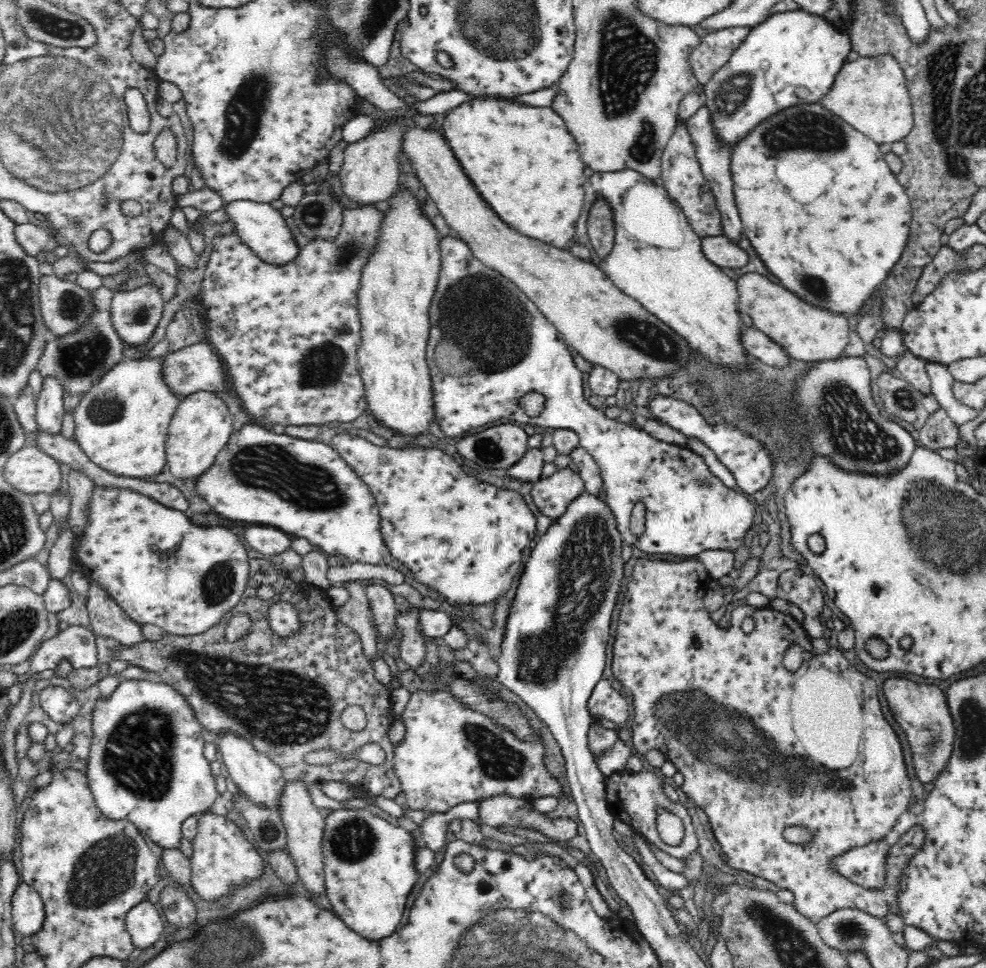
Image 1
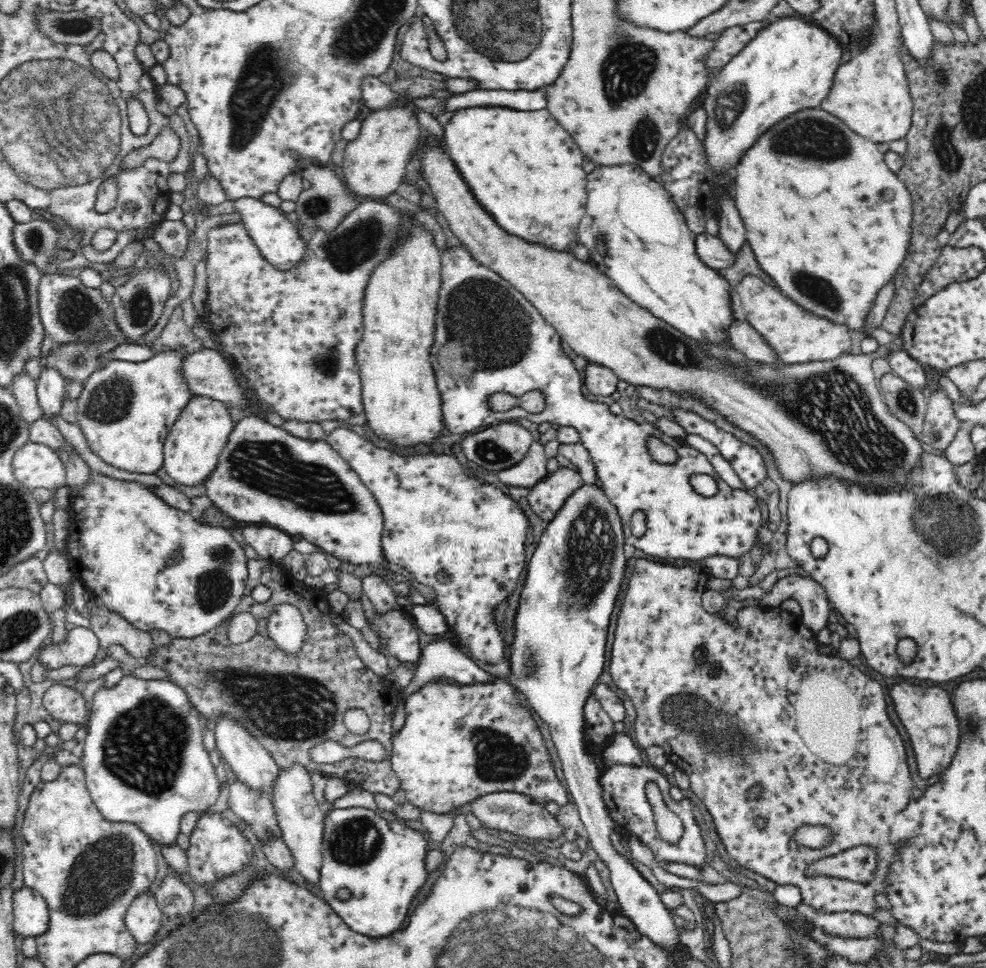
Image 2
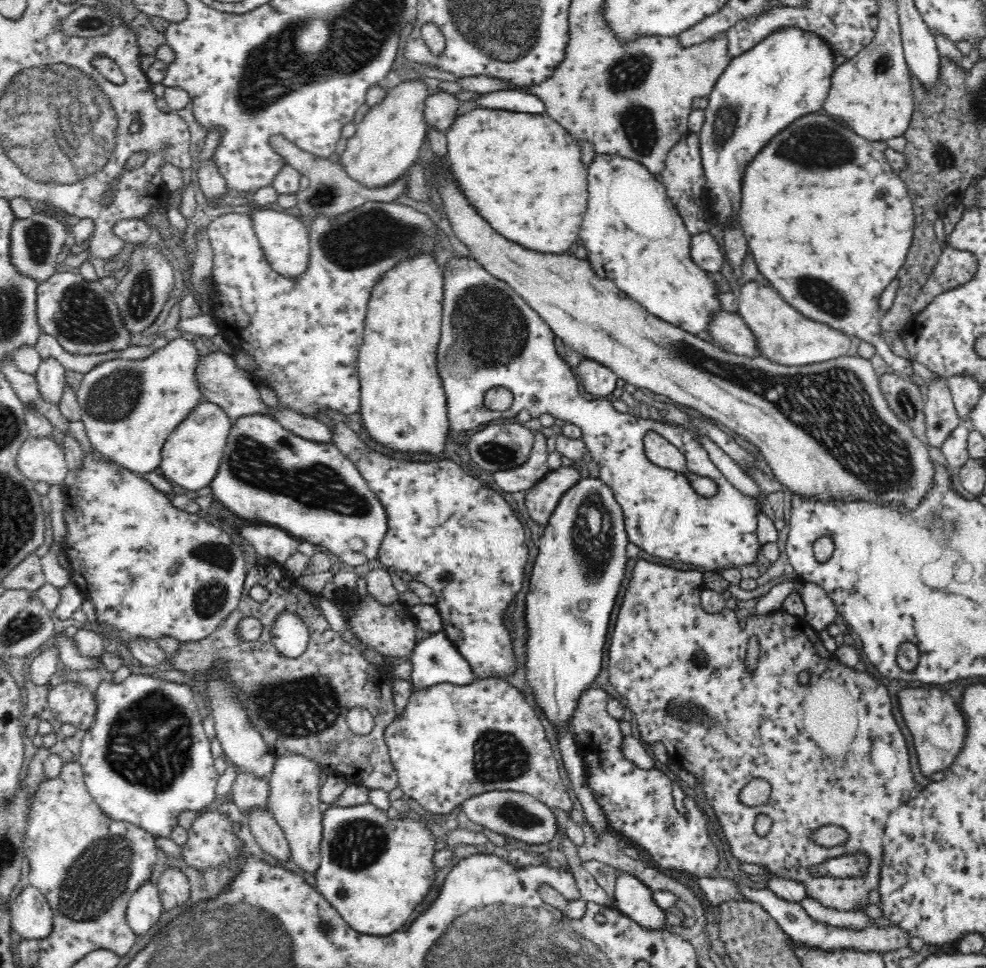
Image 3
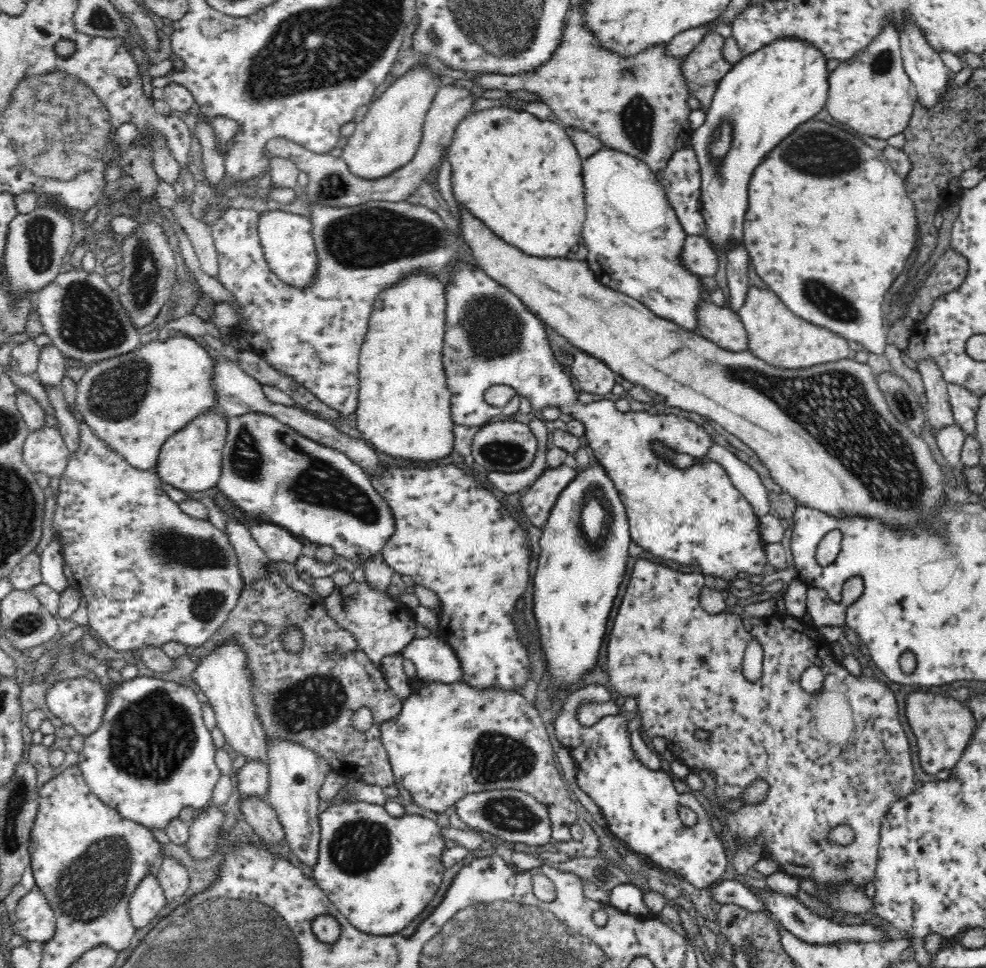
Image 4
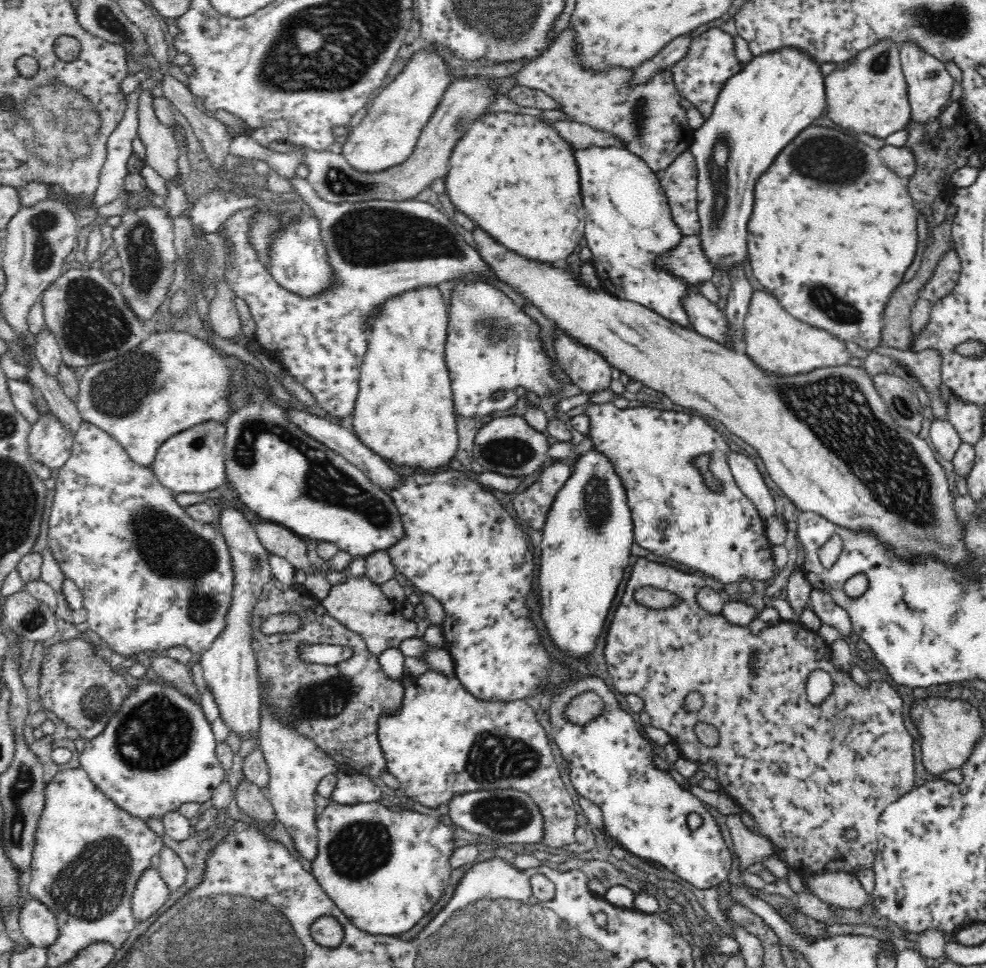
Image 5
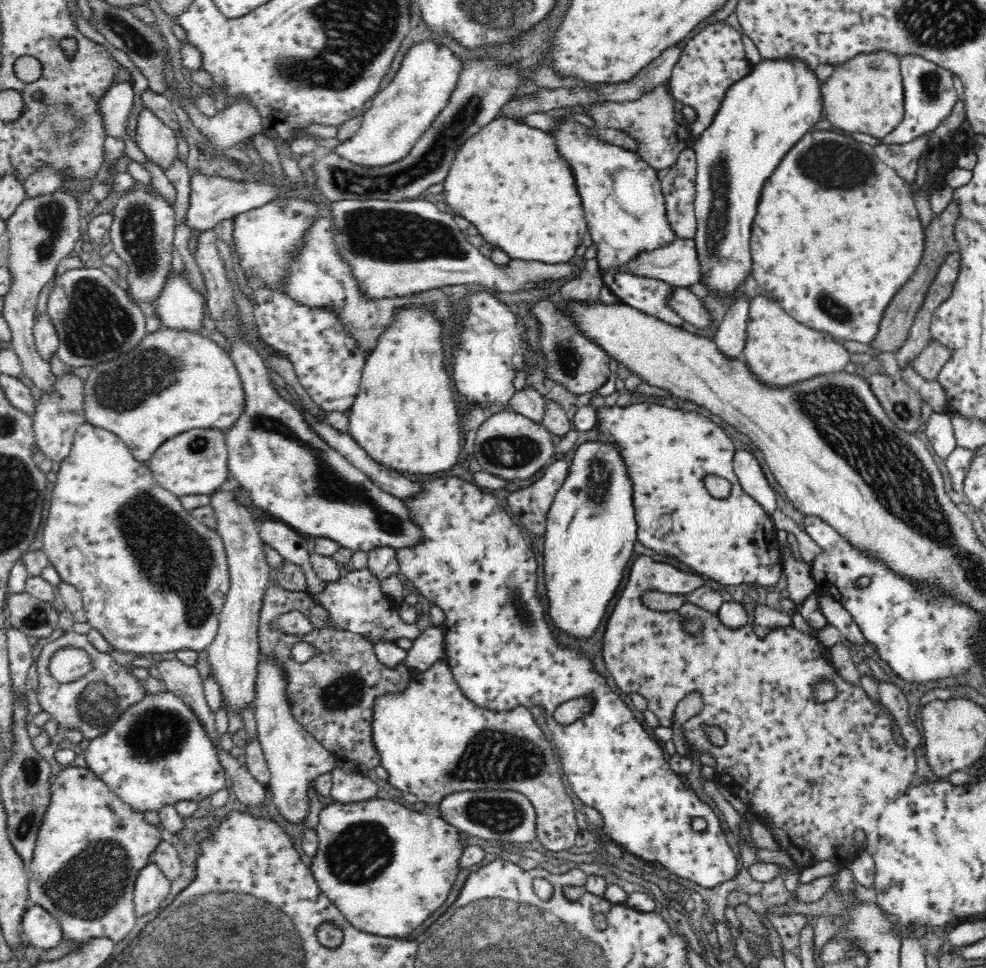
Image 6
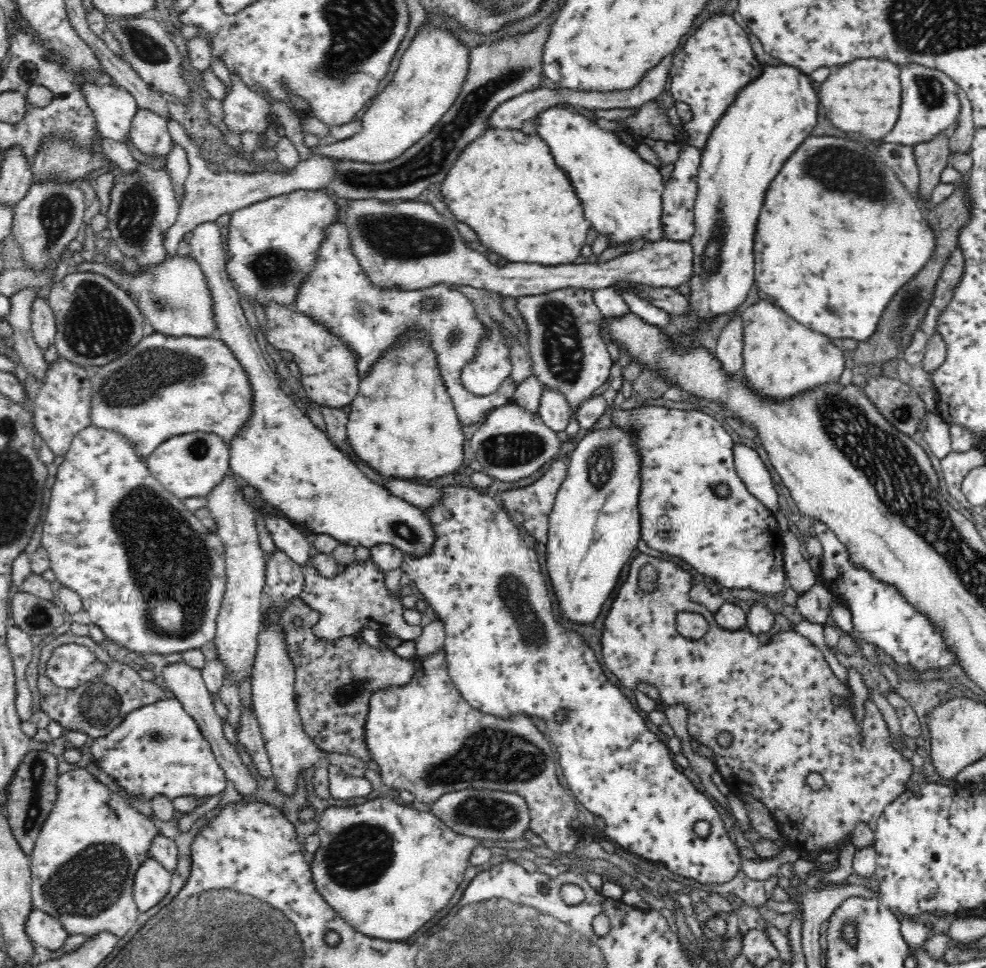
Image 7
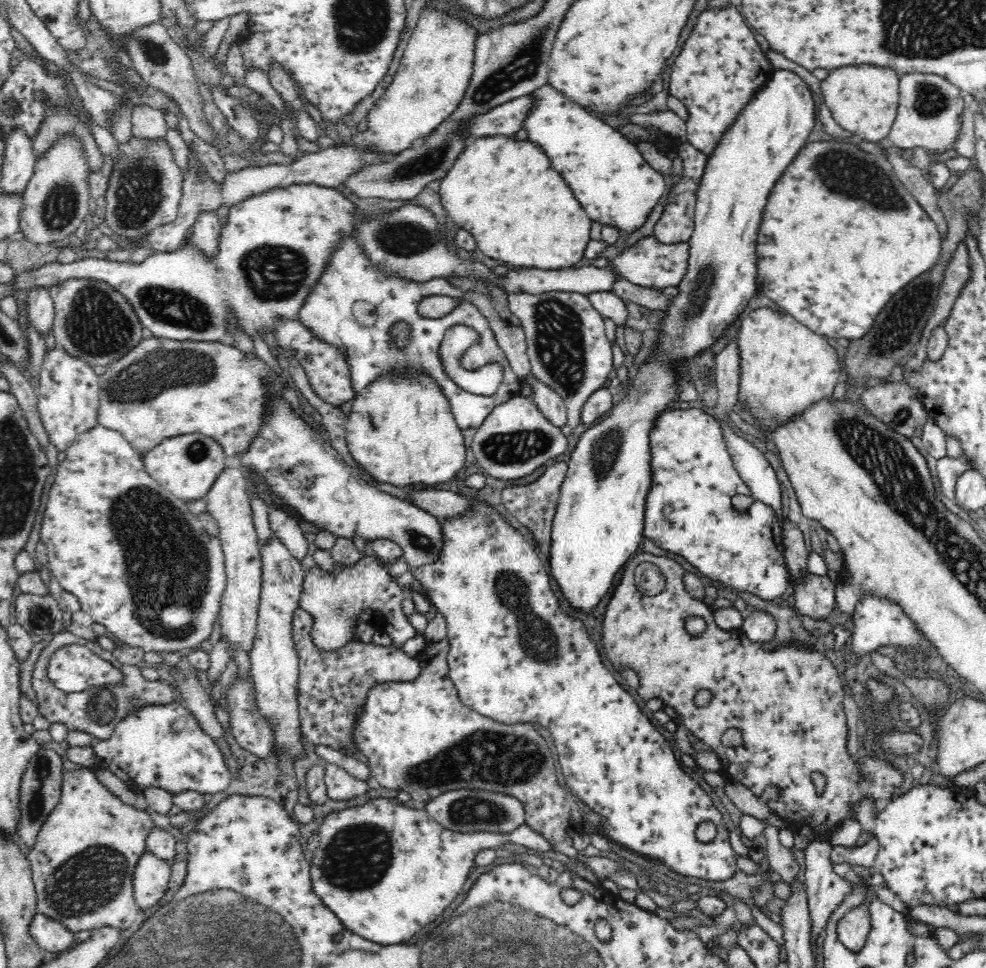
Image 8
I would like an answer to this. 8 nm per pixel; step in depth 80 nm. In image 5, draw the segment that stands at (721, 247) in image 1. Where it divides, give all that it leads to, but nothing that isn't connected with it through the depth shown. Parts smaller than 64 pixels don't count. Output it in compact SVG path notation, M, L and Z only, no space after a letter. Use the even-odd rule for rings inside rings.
M699 235L681 236L671 249L654 257L651 264L655 270L663 270L688 286L710 280L714 272L703 255Z

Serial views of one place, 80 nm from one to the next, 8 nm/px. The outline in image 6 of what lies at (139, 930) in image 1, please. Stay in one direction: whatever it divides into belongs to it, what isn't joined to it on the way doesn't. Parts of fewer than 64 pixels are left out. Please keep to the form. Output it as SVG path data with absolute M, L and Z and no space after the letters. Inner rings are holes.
M146 864L142 867L133 892L135 914L142 917L152 910L157 910L160 902L168 896L171 882L156 864Z

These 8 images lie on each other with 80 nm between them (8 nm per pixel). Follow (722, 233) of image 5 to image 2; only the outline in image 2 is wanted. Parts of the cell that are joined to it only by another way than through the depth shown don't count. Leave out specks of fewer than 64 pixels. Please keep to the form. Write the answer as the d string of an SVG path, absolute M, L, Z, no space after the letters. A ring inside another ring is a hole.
M787 16L771 23L766 31L758 34L750 44L746 44L744 50L714 74L706 88L706 98L702 105L707 112L706 134L702 141L717 199L720 195L735 198L735 171L746 152L757 144L758 138L797 112L822 105L832 88L832 78L841 65L842 54L843 50L833 36Z

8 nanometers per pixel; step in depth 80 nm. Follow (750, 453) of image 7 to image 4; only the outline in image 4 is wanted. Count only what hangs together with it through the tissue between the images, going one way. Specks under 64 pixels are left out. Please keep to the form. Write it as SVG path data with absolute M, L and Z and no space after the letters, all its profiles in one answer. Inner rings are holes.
M723 446L710 448L710 452L708 451L705 456L710 456L710 460L718 460L718 463L728 471L732 484L751 503L754 513L759 518L768 515L771 502L769 492L762 484L758 472L750 464L746 464L738 455Z

